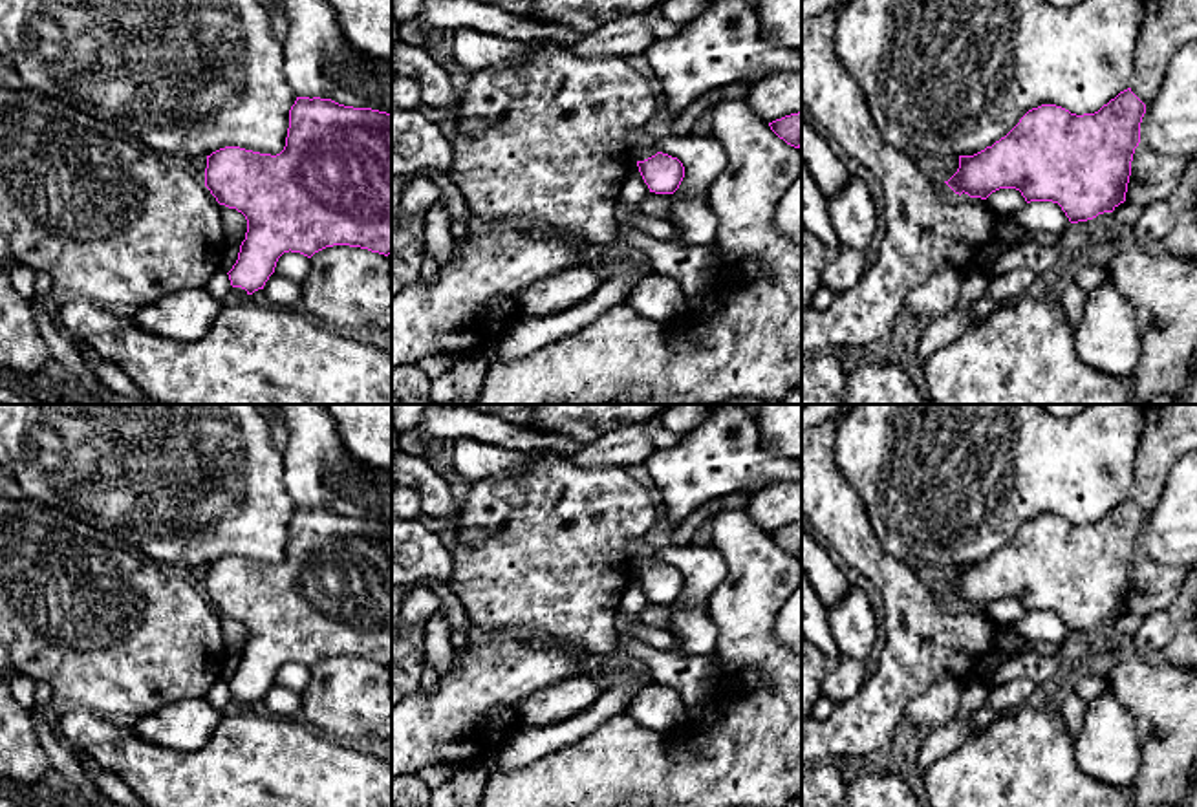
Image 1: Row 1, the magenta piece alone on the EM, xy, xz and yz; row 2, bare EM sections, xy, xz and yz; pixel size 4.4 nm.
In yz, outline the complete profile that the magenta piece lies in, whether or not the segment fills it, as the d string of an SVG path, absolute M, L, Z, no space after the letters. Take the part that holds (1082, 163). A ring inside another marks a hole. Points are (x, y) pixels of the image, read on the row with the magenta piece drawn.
M1120 91L1095 113L1076 115L1056 104L1029 110L999 141L974 156L959 156L957 172L944 181L955 194L987 199L999 188L1016 188L1027 203L1052 201L1071 223L1113 212L1126 201L1131 161L1140 143L1146 104L1131 91Z

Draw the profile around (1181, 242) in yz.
M1197 157L1186 167L1182 181L1166 201L1175 225L1157 249L1197 262Z

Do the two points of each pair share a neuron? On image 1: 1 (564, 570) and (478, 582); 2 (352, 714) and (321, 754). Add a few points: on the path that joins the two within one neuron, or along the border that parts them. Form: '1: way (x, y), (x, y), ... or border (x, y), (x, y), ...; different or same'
1: way (542, 570), (511, 582), (500, 582); same
2: border (308, 721), (343, 742); different

